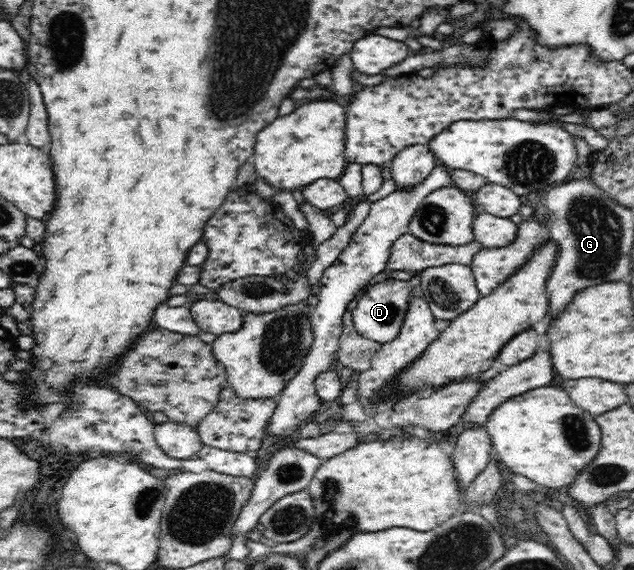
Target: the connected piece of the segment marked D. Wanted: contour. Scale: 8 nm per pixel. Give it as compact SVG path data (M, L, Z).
M418 273L412 274L413 277L409 281L401 281L388 276L369 285L369 289L361 295L351 309L352 319L359 335L381 345L397 339L405 321L405 315L411 307L411 296L419 287Z

